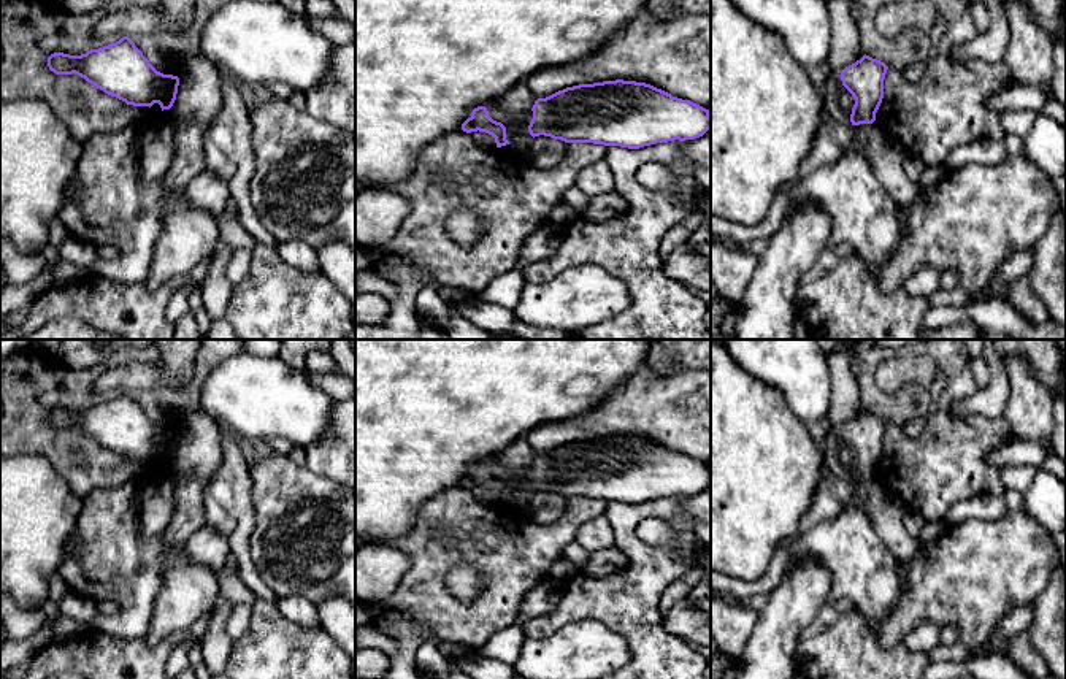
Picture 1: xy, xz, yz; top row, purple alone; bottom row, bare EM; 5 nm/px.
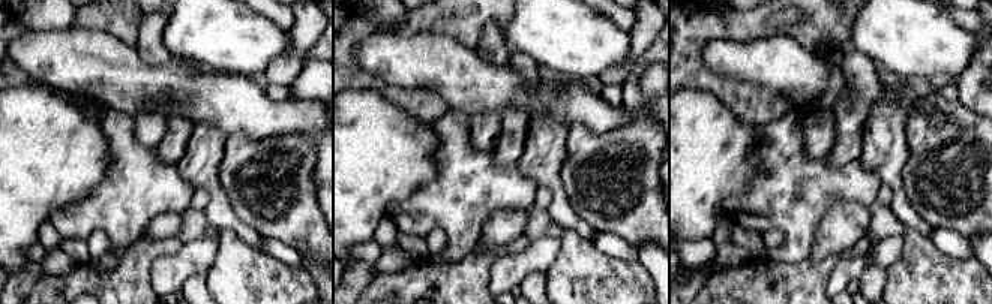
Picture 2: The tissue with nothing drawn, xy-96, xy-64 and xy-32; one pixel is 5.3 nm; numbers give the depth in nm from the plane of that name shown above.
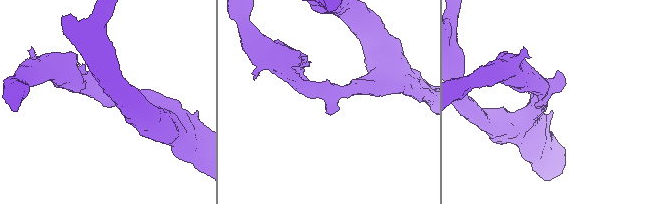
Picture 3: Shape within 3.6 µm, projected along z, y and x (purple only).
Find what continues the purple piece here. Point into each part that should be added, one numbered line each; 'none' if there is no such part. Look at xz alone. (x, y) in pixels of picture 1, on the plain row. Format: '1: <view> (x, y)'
1: xz (495, 467)

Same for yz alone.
1: yz (838, 456)

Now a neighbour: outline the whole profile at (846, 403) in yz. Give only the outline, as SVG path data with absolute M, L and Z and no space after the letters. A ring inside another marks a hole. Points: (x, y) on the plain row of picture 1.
M842 344L826 354L831 376L831 401L828 409L830 427L838 428L865 411L860 386L852 371L855 347Z

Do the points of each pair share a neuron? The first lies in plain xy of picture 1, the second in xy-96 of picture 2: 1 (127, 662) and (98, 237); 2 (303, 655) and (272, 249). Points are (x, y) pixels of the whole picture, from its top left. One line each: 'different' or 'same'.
1: different
2: different

